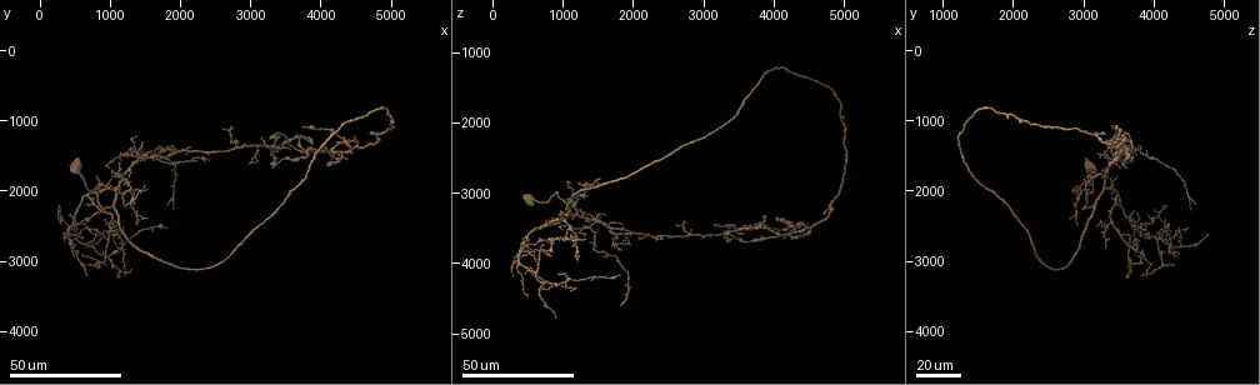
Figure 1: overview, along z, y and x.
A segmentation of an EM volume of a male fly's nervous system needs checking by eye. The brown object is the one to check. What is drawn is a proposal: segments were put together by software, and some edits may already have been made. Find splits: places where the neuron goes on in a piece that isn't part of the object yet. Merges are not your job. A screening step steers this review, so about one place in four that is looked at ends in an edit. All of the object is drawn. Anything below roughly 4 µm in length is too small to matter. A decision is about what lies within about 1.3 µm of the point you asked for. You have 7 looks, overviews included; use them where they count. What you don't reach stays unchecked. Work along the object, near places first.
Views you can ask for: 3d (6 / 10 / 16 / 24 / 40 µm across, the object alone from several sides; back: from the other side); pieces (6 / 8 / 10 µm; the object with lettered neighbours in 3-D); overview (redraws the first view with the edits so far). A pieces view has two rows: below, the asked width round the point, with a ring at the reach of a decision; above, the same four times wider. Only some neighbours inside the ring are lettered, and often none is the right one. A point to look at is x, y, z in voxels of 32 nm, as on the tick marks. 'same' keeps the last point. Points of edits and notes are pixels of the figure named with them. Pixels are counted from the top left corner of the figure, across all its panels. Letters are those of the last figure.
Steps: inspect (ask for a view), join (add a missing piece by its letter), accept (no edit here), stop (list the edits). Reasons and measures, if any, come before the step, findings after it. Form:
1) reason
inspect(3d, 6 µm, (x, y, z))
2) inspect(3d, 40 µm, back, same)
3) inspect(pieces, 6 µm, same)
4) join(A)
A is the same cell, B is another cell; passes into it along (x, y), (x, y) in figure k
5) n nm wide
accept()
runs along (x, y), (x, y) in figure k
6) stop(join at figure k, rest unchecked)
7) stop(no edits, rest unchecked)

inspect(3d, 24 µm, (950, 2600, 4800))

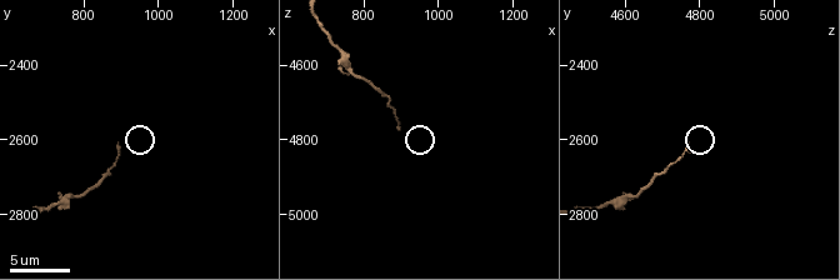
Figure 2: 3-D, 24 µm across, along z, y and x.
inspect(pieces, 6 µm, (890, 2610, 4770))

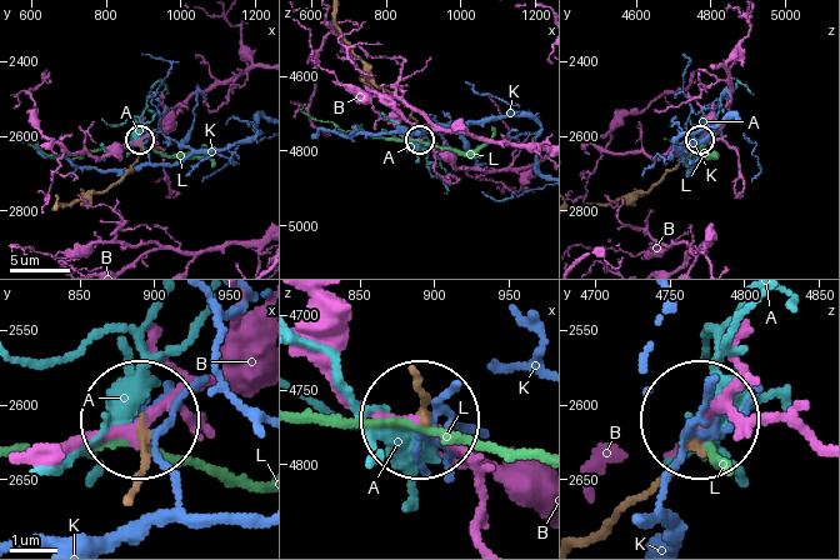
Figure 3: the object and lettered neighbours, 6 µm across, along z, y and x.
170 nm wide
accept()
A, B, K and L are other cells; no lettered piece goes on from it

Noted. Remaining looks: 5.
an open end
inspect(3d, 24 µm, (3500, 1400, 3600))

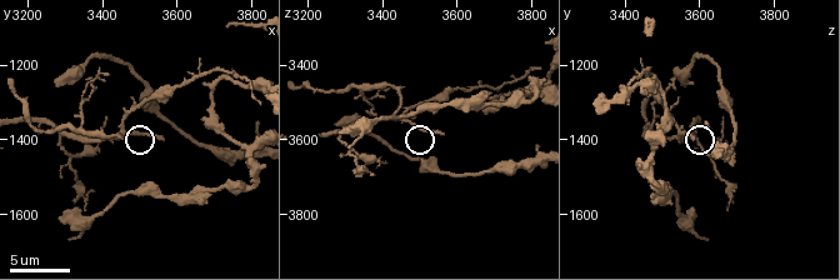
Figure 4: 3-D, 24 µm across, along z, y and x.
inspect(pieces, 6 µm, (3560, 1390, 3590))

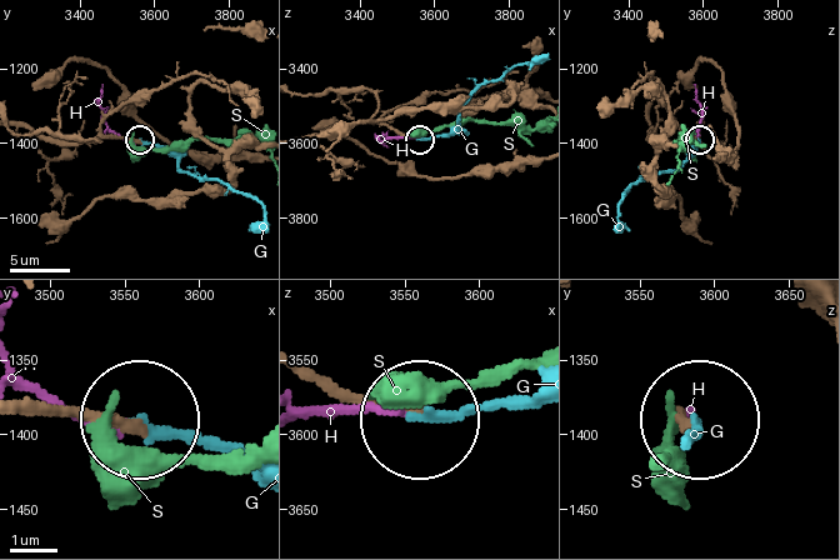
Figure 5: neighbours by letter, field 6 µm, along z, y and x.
220 nm wide
accept()
G, H and S are other cells; runs along (29, 416), (133, 416) in figure 5; none of them fits

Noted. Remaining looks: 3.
inspect(3d, 24 µm, (2700, 1050, 3350))

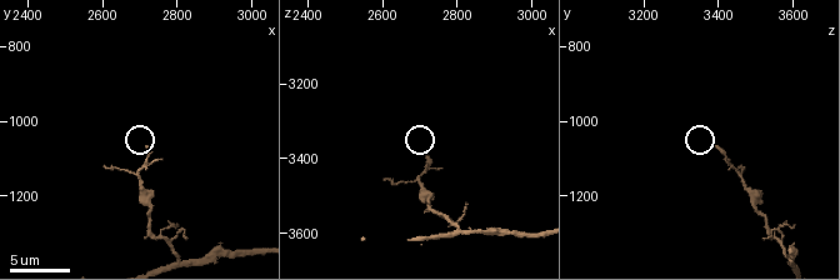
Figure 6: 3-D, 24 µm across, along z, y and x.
inspect(pieces, 6 µm, (2720, 1070, 3400))

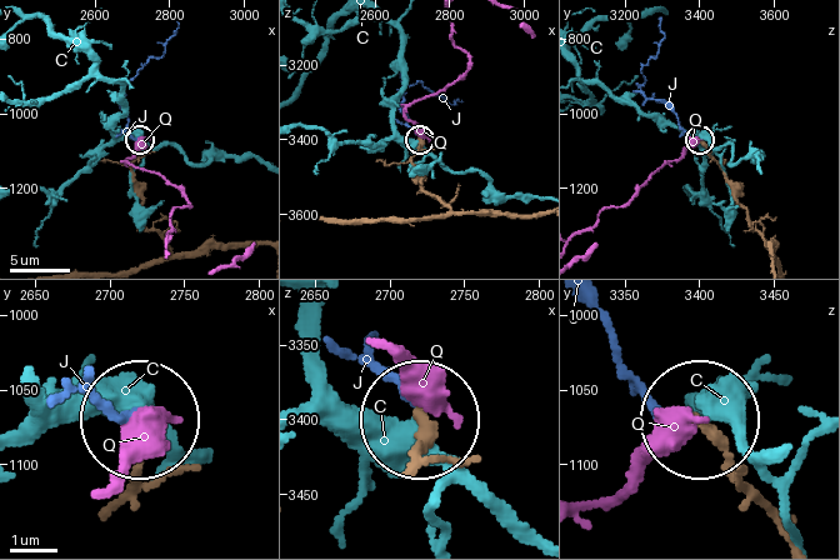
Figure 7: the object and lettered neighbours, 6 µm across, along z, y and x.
230 nm wide
join(J)
J is the same cell, C and Q are other cells; it goes on there

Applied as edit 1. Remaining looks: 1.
stop(join at figure 7, rest unchecked)

